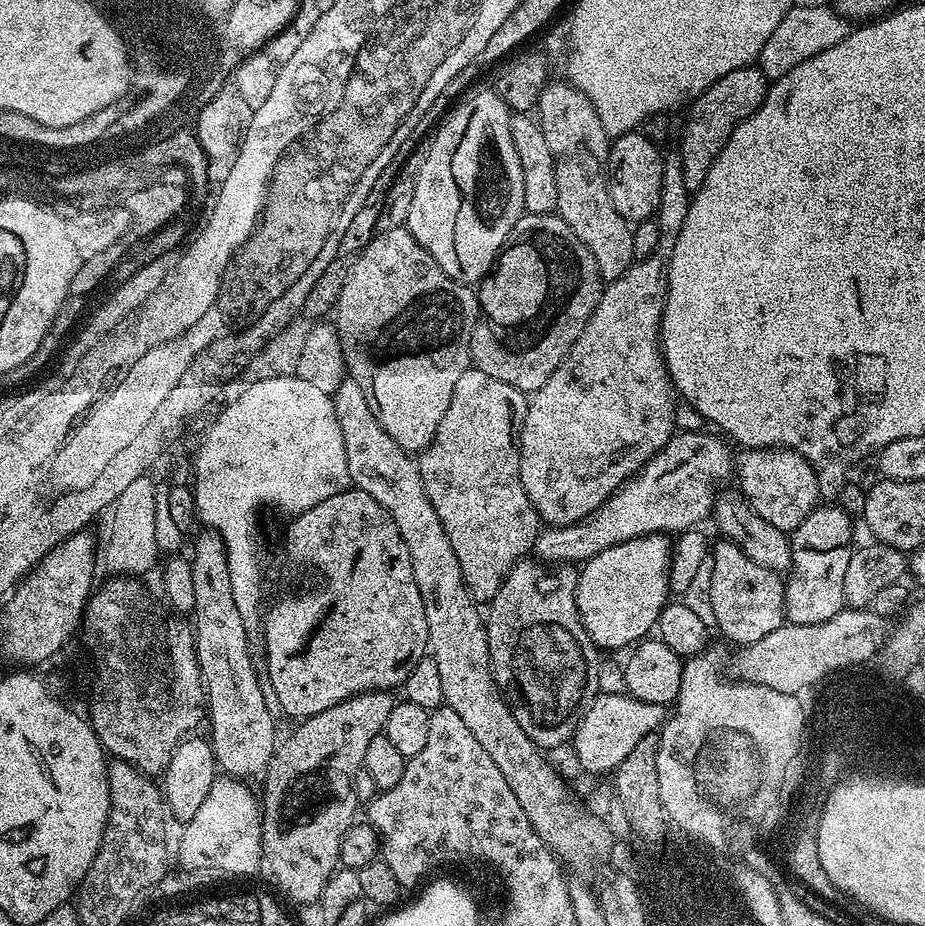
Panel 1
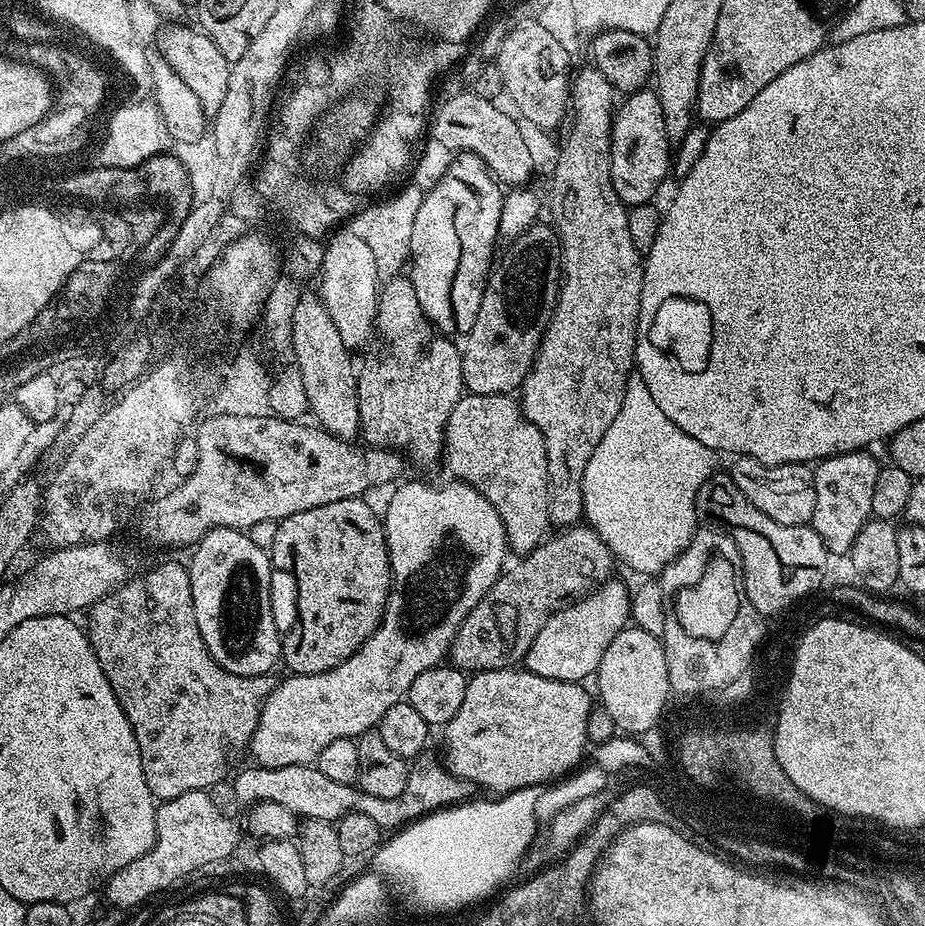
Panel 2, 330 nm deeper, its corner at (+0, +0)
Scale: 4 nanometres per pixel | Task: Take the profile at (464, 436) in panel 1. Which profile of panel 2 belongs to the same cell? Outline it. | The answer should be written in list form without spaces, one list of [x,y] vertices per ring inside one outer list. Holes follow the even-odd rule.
[[[465,394],[454,406],[448,424],[444,427],[443,455],[448,456],[451,475],[472,488],[478,489],[498,510],[504,523],[504,533],[508,535],[508,547],[517,557],[523,558],[535,550],[545,539],[548,518],[548,463],[546,462],[546,442],[538,430],[526,417],[524,410],[511,395],[473,396]]]

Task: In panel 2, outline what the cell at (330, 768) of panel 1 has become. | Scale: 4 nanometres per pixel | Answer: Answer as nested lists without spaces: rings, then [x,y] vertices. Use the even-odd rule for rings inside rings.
[[[579,524],[555,534],[541,541],[514,568],[501,572],[491,592],[466,617],[452,640],[450,660],[455,667],[475,674],[519,665],[554,614],[575,604],[611,577],[616,560],[596,531]]]

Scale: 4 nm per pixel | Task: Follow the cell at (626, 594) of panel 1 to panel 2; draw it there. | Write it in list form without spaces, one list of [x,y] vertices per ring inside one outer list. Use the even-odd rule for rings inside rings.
[[[609,578],[599,586],[593,588],[587,596],[582,597],[575,604],[569,605],[561,612],[554,614],[541,633],[534,639],[526,657],[527,671],[538,674],[542,678],[554,678],[555,680],[570,680],[584,682],[595,673],[602,662],[602,654],[606,654],[606,646],[614,642],[614,638],[623,629],[629,627],[632,614],[632,597],[629,585],[624,585],[616,578]]]

